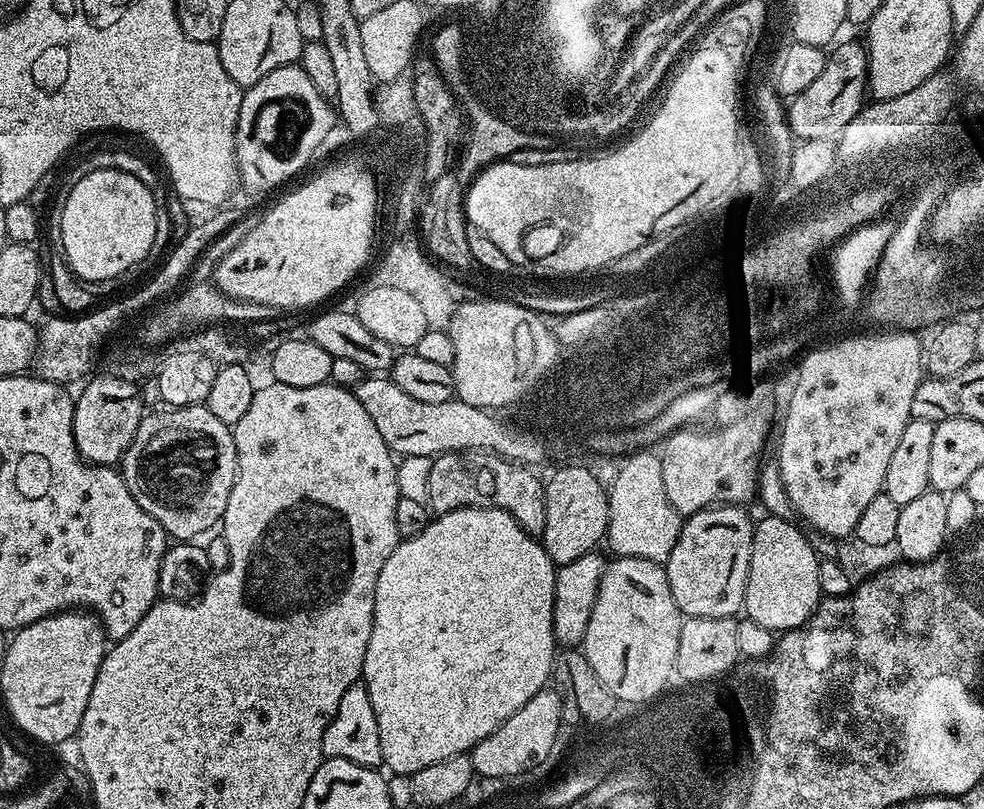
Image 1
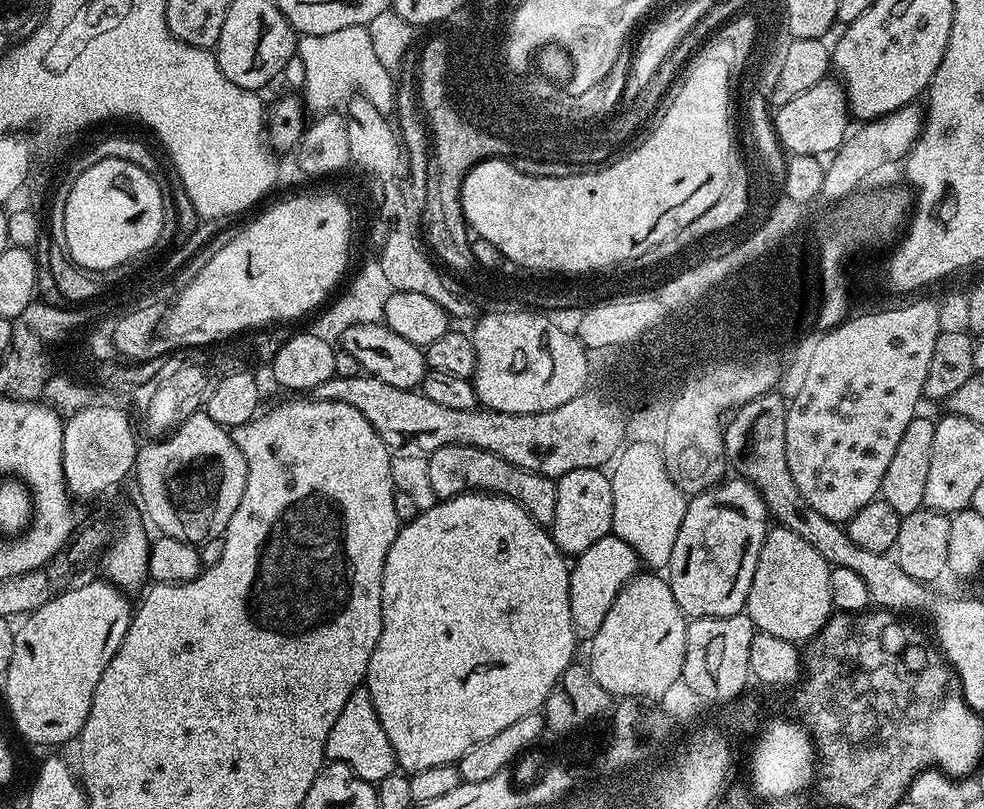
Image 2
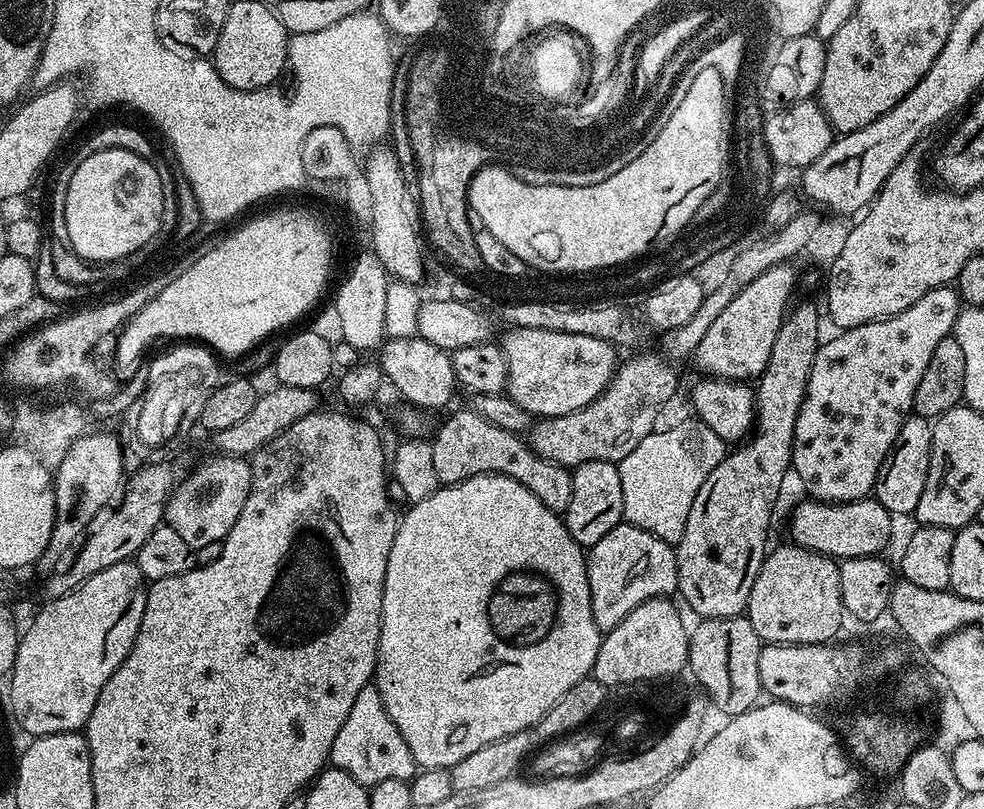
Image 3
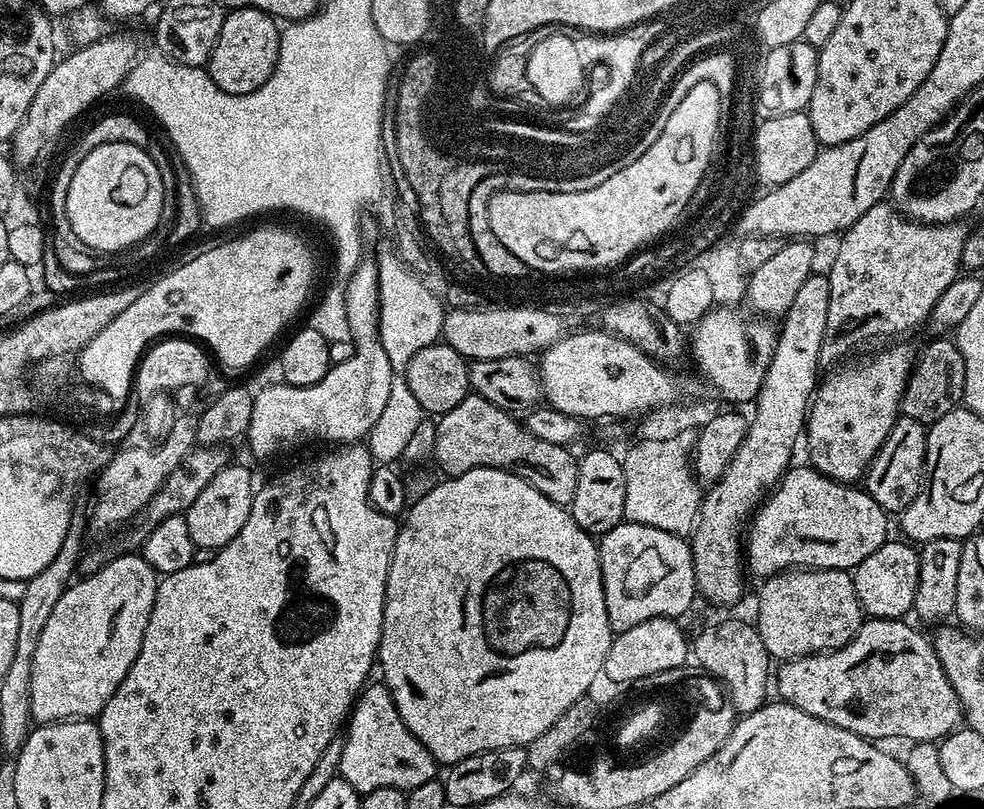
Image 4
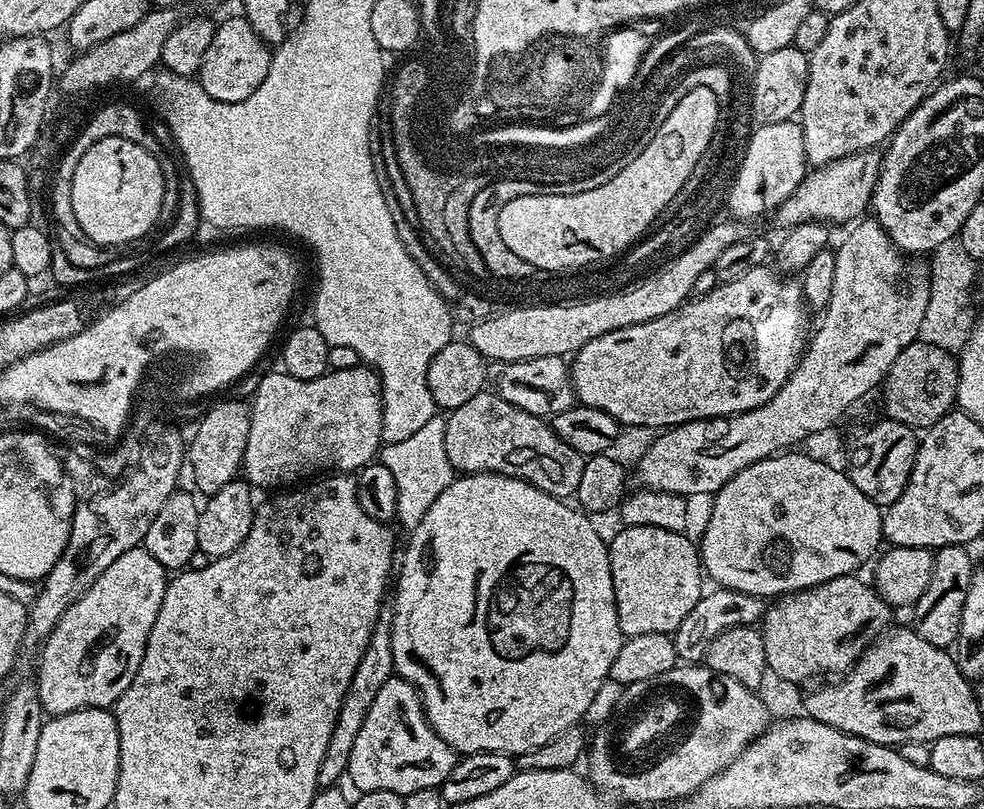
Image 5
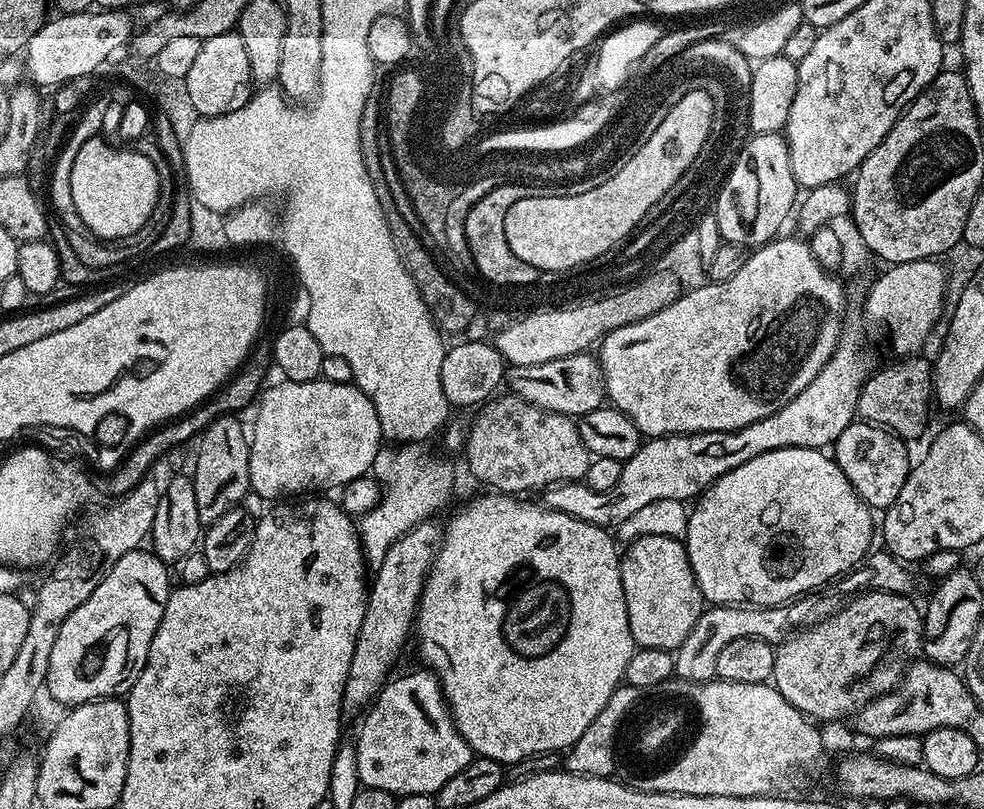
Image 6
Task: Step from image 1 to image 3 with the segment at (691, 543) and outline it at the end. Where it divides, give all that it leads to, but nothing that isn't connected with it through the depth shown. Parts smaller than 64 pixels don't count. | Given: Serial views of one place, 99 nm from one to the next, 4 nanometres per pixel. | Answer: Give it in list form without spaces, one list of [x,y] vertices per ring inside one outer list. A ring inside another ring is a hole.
[[[800,304],[795,308],[796,305],[785,315],[778,338],[774,338],[774,346],[770,350],[770,362],[754,388],[754,431],[743,442],[737,443],[733,447],[736,449],[733,452],[731,449],[724,460],[714,466],[714,470],[710,470],[706,482],[702,482],[702,490],[698,490],[698,498],[694,498],[694,506],[690,506],[690,518],[686,518],[686,530],[680,543],[675,545],[677,563],[680,565],[679,595],[682,594],[701,619],[739,616],[747,609],[750,589],[769,547],[768,527],[772,524],[772,507],[784,484],[784,475],[789,475],[792,467],[794,424],[798,422],[798,410],[806,394],[810,366],[814,366],[816,351],[822,343],[821,309],[819,312],[812,304]]]

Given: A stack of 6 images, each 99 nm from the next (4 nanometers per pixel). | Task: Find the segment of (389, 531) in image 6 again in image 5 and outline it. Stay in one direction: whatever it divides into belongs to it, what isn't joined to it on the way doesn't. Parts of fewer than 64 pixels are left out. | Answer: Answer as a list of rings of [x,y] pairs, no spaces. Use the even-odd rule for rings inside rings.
[[[438,414],[405,441],[384,444],[379,449],[379,463],[390,470],[397,485],[396,520],[398,524],[406,527],[406,530],[416,528],[431,503],[455,479],[455,468],[446,453],[445,422],[446,418]]]

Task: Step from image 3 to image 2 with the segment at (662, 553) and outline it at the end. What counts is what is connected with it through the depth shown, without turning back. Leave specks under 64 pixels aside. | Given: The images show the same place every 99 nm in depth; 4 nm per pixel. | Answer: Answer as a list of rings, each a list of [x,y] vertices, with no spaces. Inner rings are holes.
[[[611,534],[598,538],[590,550],[575,557],[570,568],[570,608],[577,637],[591,638],[598,634],[598,626],[602,626],[606,614],[610,614],[614,598],[618,598],[620,591],[641,568],[640,555],[626,542],[622,542],[622,538]]]

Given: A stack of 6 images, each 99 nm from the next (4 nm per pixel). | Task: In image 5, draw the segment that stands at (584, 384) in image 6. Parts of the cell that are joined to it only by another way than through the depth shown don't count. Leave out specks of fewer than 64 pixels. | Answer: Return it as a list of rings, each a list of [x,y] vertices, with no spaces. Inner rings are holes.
[[[562,356],[530,358],[518,362],[493,360],[488,364],[486,384],[498,398],[506,398],[510,406],[518,406],[518,410],[526,410],[526,414],[535,416],[551,418],[577,403],[576,392],[572,389],[570,364]]]

